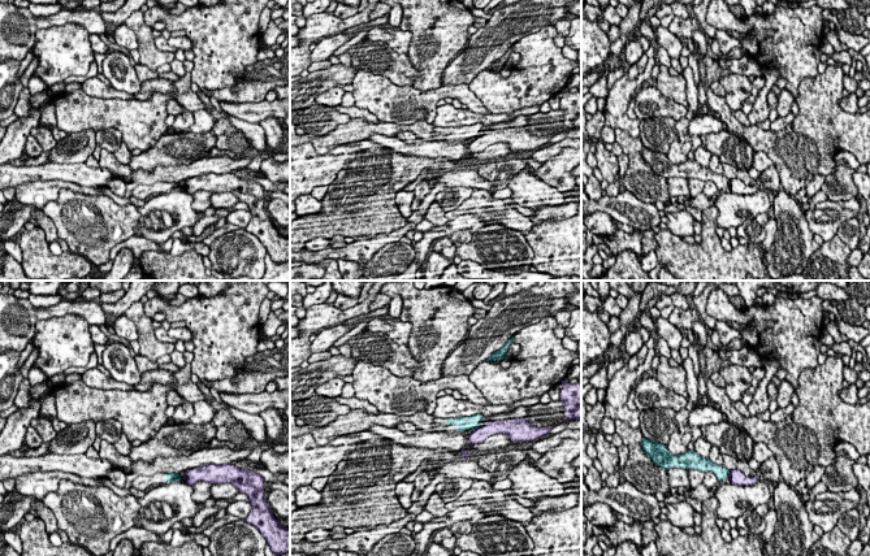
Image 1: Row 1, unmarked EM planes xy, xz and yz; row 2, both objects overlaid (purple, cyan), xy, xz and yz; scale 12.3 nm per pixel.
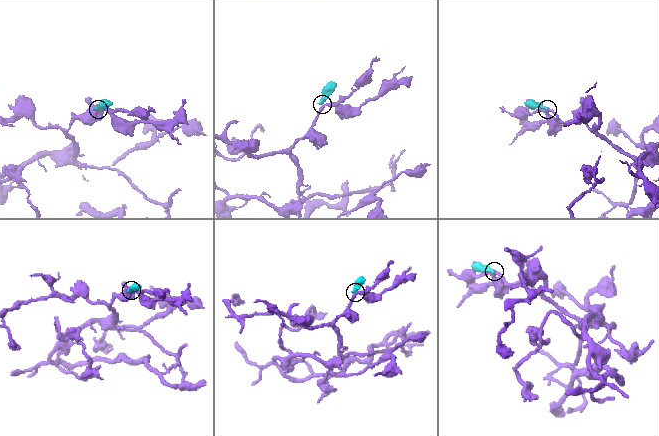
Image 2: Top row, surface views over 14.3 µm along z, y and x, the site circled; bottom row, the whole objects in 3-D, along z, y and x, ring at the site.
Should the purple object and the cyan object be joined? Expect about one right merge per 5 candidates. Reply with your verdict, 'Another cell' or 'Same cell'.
Another cell

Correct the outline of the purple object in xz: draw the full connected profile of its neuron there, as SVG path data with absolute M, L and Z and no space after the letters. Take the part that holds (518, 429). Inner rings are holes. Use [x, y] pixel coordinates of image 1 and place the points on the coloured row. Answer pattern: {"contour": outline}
{"contour": "M525 417L505 421L489 421L485 426L477 427L468 435L468 444L480 444L494 434L506 434L512 443L529 442L537 438L549 436L550 429L532 426Z"}

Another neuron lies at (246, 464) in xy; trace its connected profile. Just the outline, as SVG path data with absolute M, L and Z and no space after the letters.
M247 459L234 460L230 464L233 464L234 466L239 469L246 469L246 470L252 470L252 472L255 472L256 469L267 469L261 462L252 462Z

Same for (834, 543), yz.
M835 526L831 531L819 537L808 551L808 556L850 556L848 553L849 546L849 538Z

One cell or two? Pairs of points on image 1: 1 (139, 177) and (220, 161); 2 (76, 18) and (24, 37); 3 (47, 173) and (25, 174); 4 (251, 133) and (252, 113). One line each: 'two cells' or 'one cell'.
1: one cell
2: one cell
3: one cell
4: two cells

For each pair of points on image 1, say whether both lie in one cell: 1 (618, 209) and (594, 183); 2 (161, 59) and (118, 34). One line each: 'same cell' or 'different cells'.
1: different cells
2: different cells

